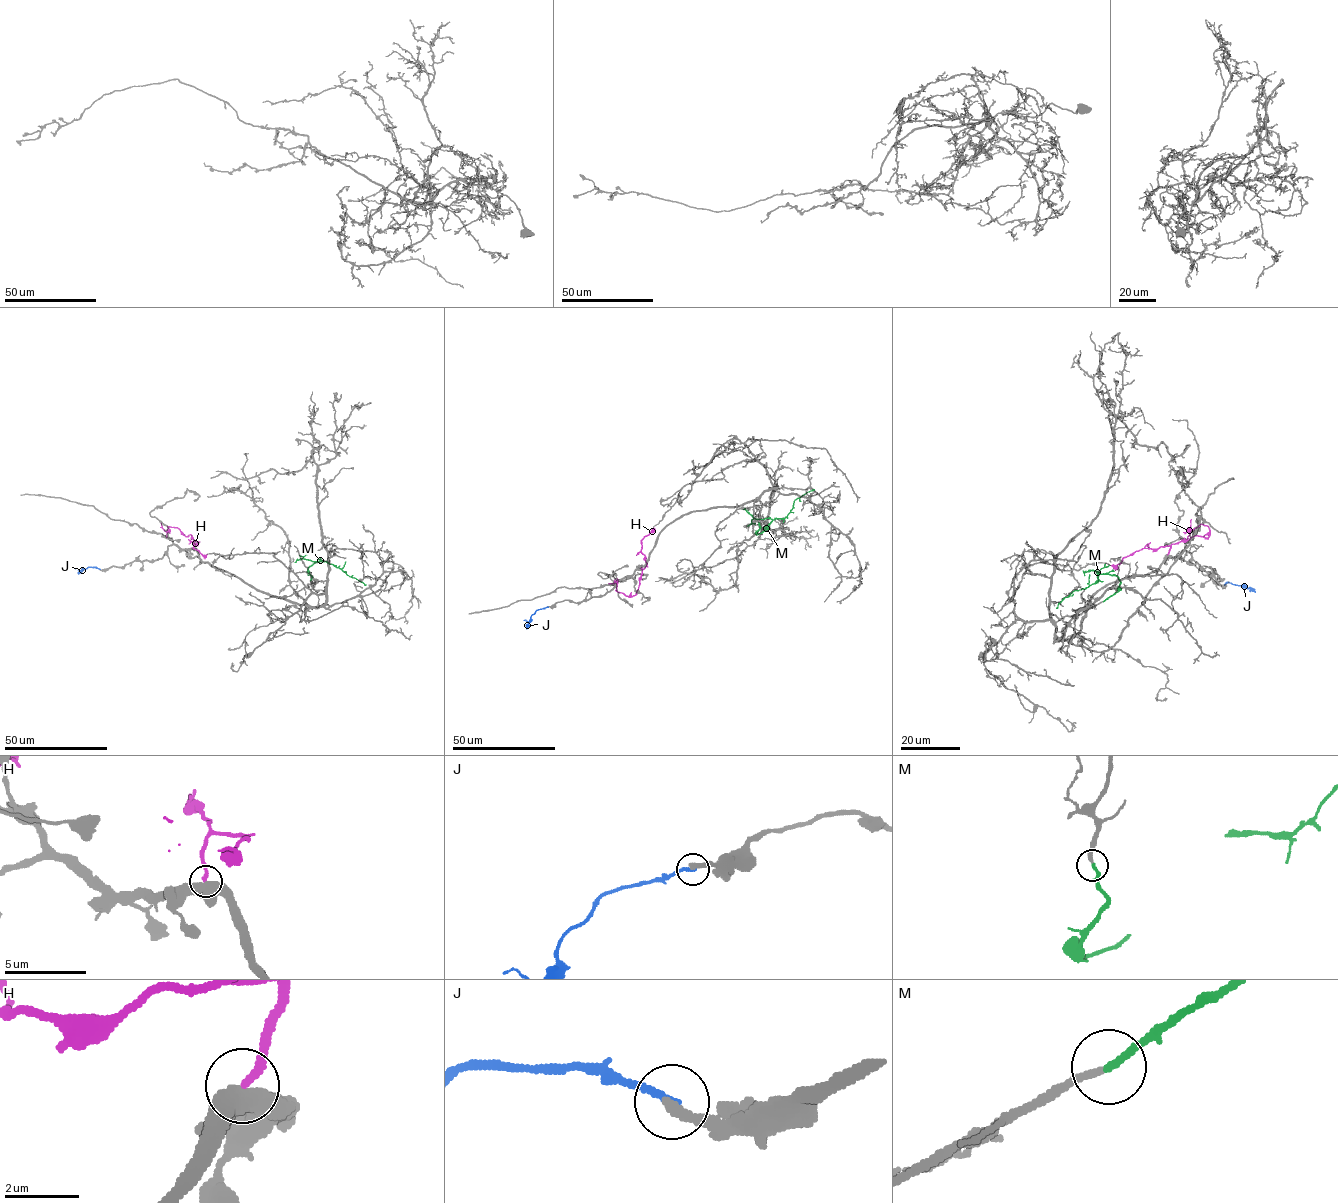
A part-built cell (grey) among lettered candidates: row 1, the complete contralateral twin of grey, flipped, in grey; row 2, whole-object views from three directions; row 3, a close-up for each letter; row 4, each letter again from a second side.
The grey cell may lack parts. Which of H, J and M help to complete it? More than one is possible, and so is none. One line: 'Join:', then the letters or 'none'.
Join: M

